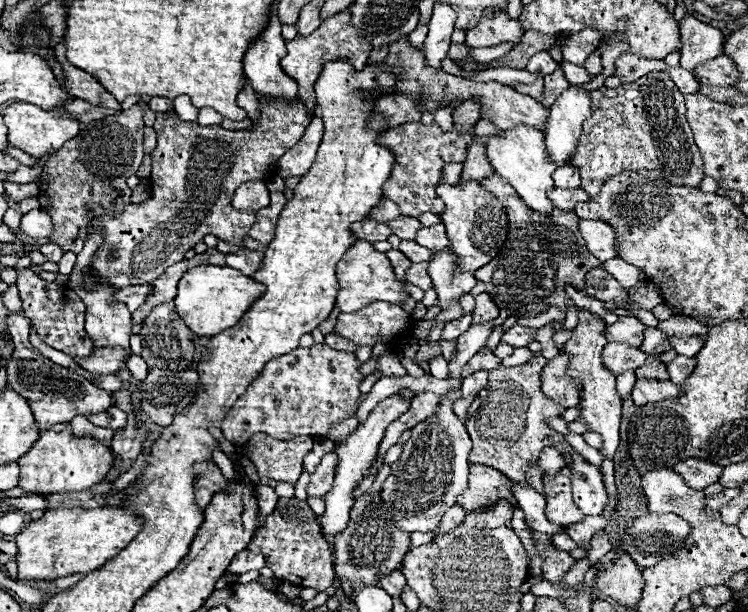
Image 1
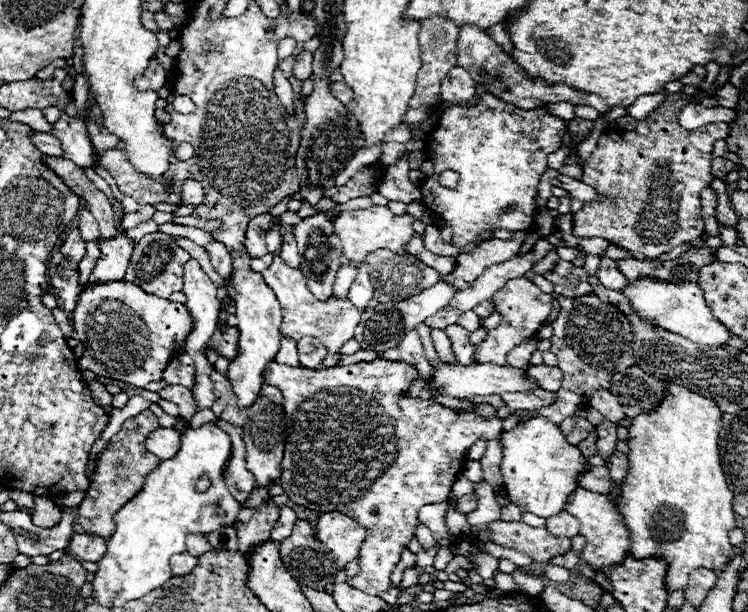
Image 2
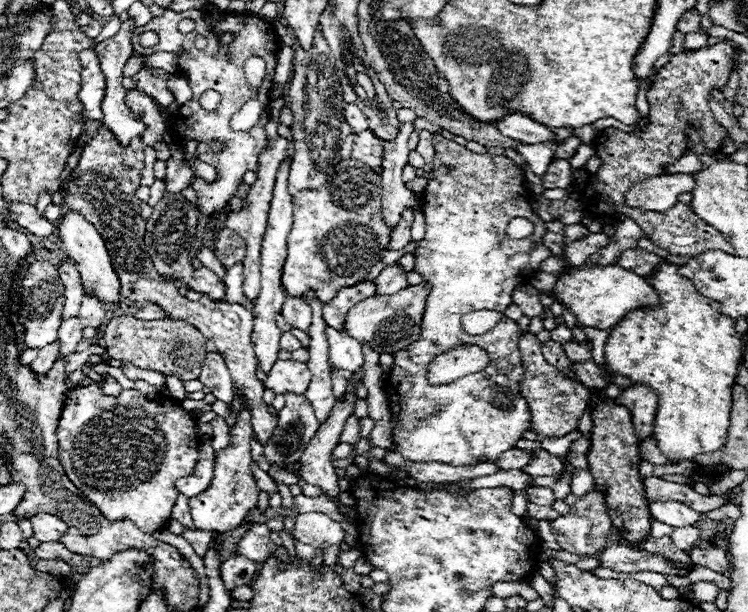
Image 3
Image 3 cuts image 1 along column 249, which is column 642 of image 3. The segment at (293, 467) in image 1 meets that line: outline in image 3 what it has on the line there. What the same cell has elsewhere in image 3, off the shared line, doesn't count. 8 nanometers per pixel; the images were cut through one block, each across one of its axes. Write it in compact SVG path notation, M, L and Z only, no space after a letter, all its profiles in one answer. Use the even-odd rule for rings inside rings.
M650 438L640 440L640 458L648 460L652 464L668 464L668 460L662 456L662 452L658 450L656 442L650 442Z

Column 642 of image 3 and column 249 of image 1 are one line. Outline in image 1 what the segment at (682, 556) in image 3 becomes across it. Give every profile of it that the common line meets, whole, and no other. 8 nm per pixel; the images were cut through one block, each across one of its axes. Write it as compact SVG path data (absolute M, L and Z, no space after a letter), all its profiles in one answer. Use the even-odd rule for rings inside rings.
M280 498L274 514L266 518L266 526L254 534L248 544L250 552L264 554L268 568L278 580L324 592L334 582L334 562L330 544L324 540L314 512L304 500Z

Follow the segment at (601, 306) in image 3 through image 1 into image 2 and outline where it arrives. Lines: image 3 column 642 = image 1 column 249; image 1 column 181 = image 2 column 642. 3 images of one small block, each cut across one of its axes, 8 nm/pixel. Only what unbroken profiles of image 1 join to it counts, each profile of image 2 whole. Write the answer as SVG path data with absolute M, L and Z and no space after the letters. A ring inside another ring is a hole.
M642 278L640 282L626 286L624 294L630 296L634 310L642 318L646 318L648 322L654 322L654 326L666 328L674 334L682 334L682 336L690 338L692 342L706 344L706 346L718 346L718 344L726 344L732 338L728 328L718 318L712 316L712 310L708 308L708 304L704 300L704 292L698 284L692 284L692 282L666 284L666 282Z

